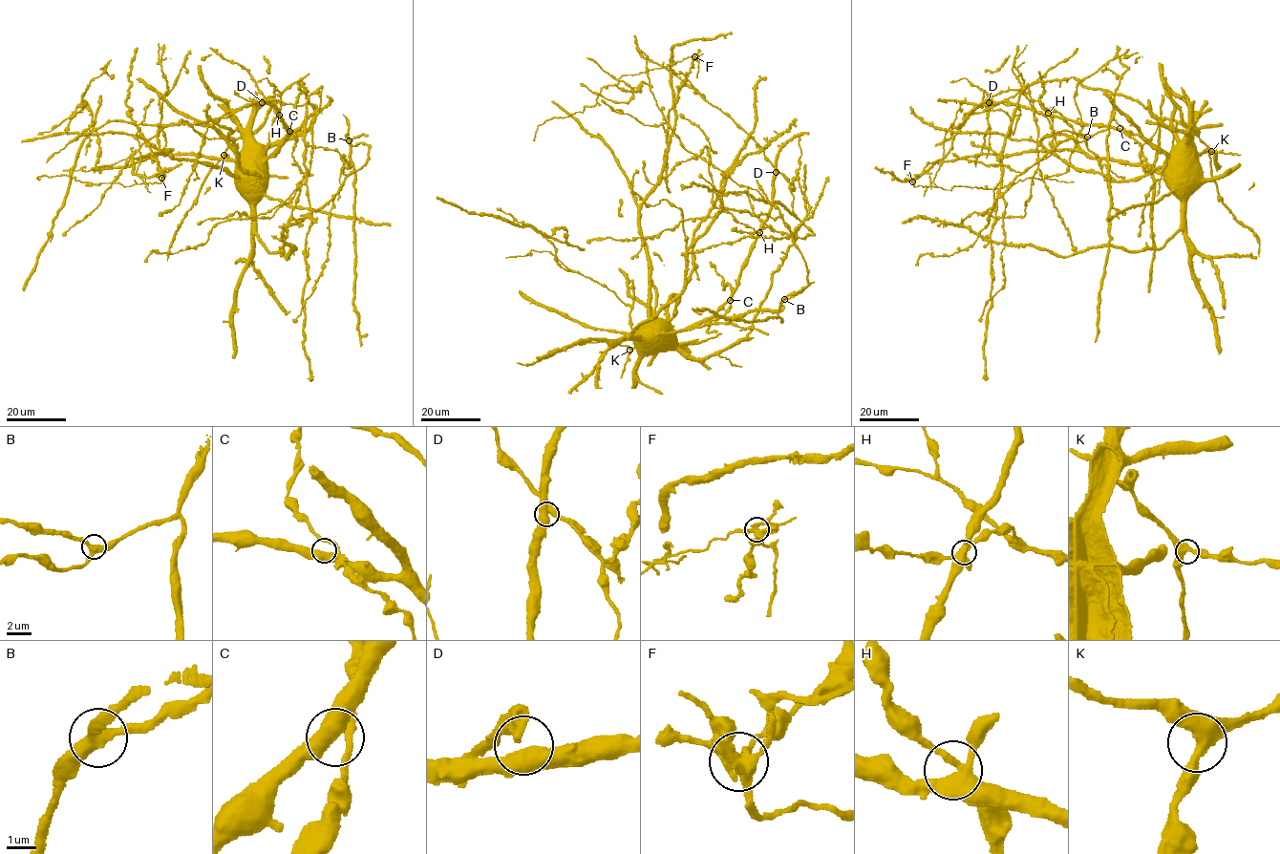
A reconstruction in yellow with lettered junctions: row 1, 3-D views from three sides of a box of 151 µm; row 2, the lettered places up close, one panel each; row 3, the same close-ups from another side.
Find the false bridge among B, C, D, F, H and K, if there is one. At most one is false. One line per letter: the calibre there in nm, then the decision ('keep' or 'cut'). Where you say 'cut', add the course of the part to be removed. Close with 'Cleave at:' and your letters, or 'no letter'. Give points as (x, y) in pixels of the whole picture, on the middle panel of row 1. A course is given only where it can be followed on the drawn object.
B: calibre 380 nm; keep
C: calibre 440 nm; keep
D: calibre 460 nm; keep
F: calibre 400 nm; cut; course (694, 56), (623, 74), (616, 84), (601, 89), (595, 105), (566, 117), (553, 117), (538, 126), (534, 140)
H: calibre 440 nm; keep
K: calibre 440 nm; keep
Cleave at: F

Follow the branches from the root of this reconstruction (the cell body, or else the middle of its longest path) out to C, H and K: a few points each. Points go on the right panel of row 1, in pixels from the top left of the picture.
C: (1175, 182), (1173, 161), (1139, 136), (1120, 128)
H: (1175, 182), (1173, 161), (1139, 136), (1113, 127), (1083, 125), (1048, 113)
K: (1175, 182), (1186, 139), (1197, 134), (1211, 151)

